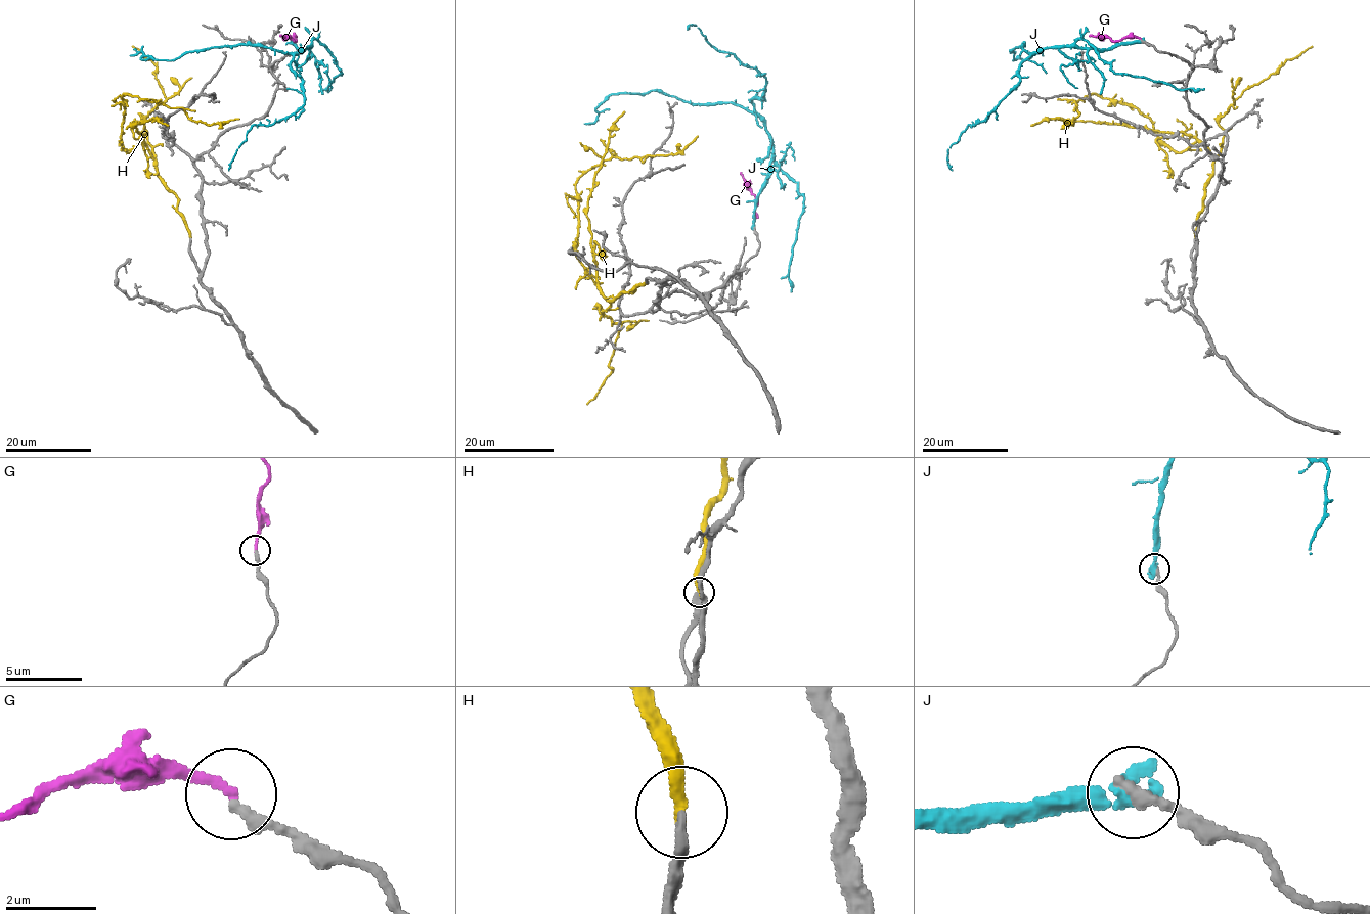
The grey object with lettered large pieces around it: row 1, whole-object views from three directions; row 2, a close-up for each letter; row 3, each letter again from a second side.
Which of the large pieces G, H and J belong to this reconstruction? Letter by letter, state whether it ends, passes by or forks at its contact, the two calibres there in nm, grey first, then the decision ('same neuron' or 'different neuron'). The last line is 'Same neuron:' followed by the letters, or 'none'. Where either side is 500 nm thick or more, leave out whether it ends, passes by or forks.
G: it ends there; 240 nm thick on the grey side, 200 nm on the other; different neuron
H: it ends there; 320 nm thick on the grey side, 280 nm on the other; same neuron
J: it ends there; 280 nm thick on the grey side, 480 nm on the other; different neuron
Same neuron: H

